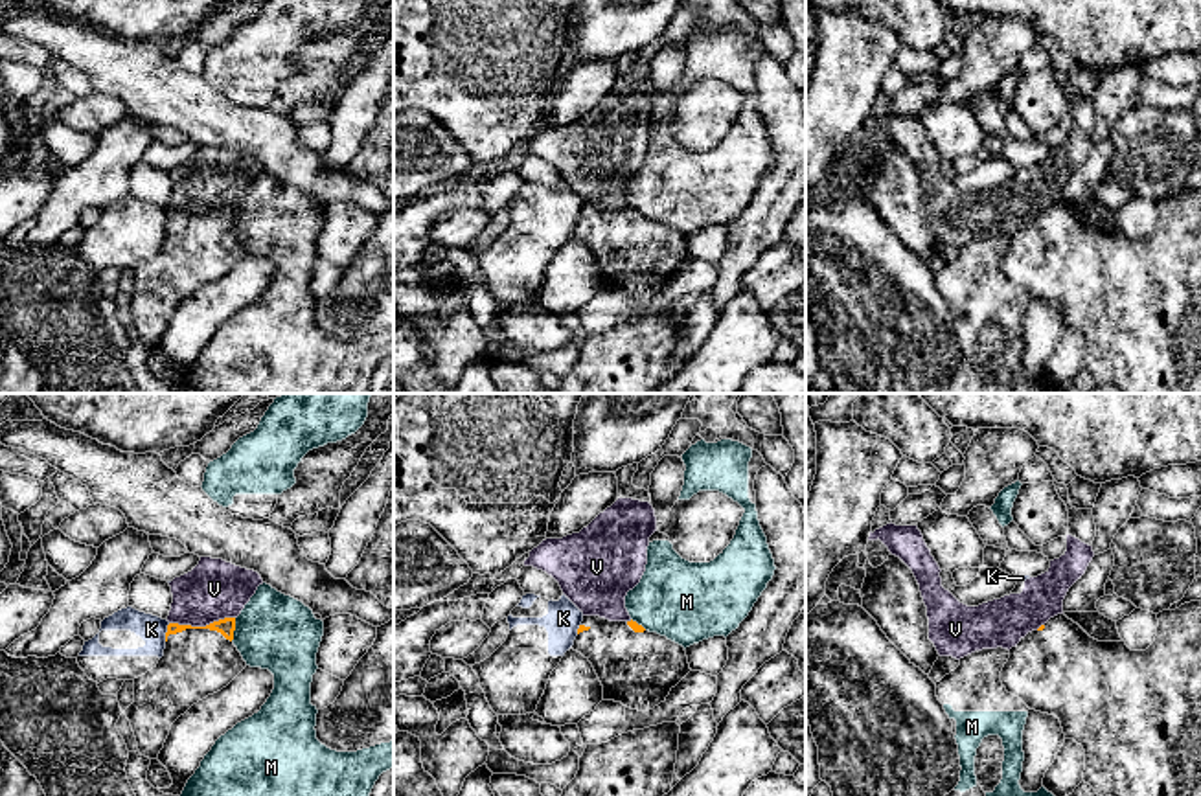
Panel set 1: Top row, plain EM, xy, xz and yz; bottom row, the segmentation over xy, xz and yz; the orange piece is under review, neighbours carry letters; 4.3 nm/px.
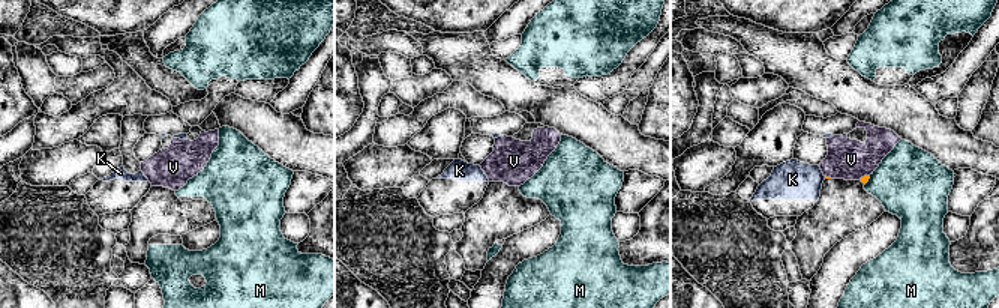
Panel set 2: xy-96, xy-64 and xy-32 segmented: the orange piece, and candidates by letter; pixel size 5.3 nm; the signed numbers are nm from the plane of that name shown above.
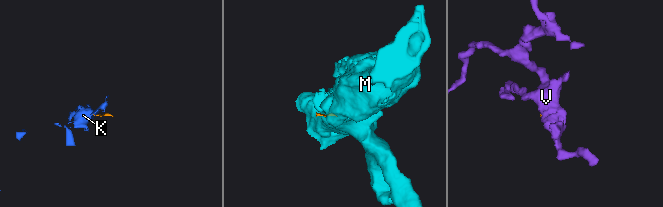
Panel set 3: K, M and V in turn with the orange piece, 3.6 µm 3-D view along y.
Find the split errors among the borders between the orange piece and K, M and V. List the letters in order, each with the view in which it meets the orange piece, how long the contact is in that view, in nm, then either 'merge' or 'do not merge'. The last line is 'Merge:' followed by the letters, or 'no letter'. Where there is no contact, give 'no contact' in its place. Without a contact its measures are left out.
K: meets orange in xy; contact 80 nm long; do not merge
M: meets orange in xy; contact 110 nm long; do not merge
V: meets orange in xy; contact 280 nm long; do not merge
Merge: no letter

